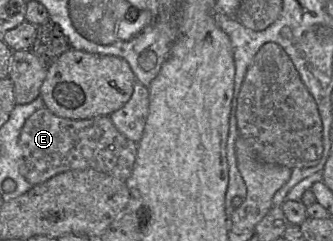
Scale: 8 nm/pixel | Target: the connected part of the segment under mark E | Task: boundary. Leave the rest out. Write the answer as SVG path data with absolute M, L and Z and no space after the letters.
M46 107L35 111L25 121L19 145L23 154L21 174L32 185L68 170L82 169L95 169L126 181L137 156L137 143L126 138L109 116L69 119L56 116Z

